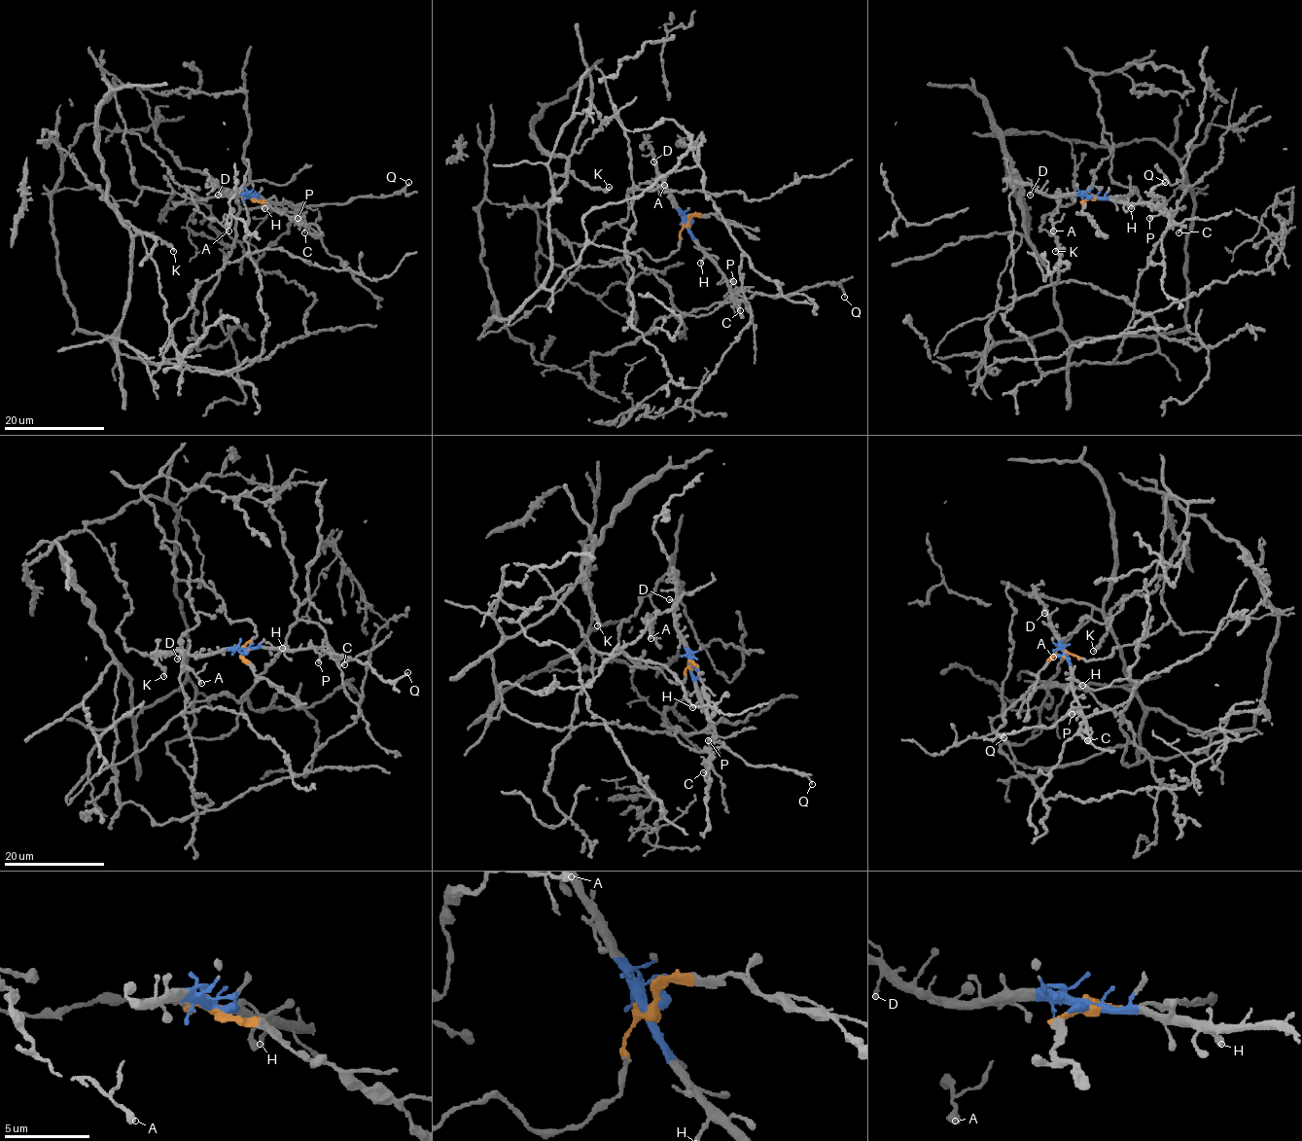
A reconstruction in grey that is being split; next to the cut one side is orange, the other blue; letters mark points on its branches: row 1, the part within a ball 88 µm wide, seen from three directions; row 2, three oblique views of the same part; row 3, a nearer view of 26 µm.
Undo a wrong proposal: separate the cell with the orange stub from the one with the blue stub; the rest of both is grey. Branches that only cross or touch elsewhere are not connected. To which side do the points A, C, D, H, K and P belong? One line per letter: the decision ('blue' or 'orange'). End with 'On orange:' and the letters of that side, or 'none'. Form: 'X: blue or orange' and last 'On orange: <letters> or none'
A: orange
C: blue
D: blue
H: blue
K: orange
P: blue
On orange: A, K

